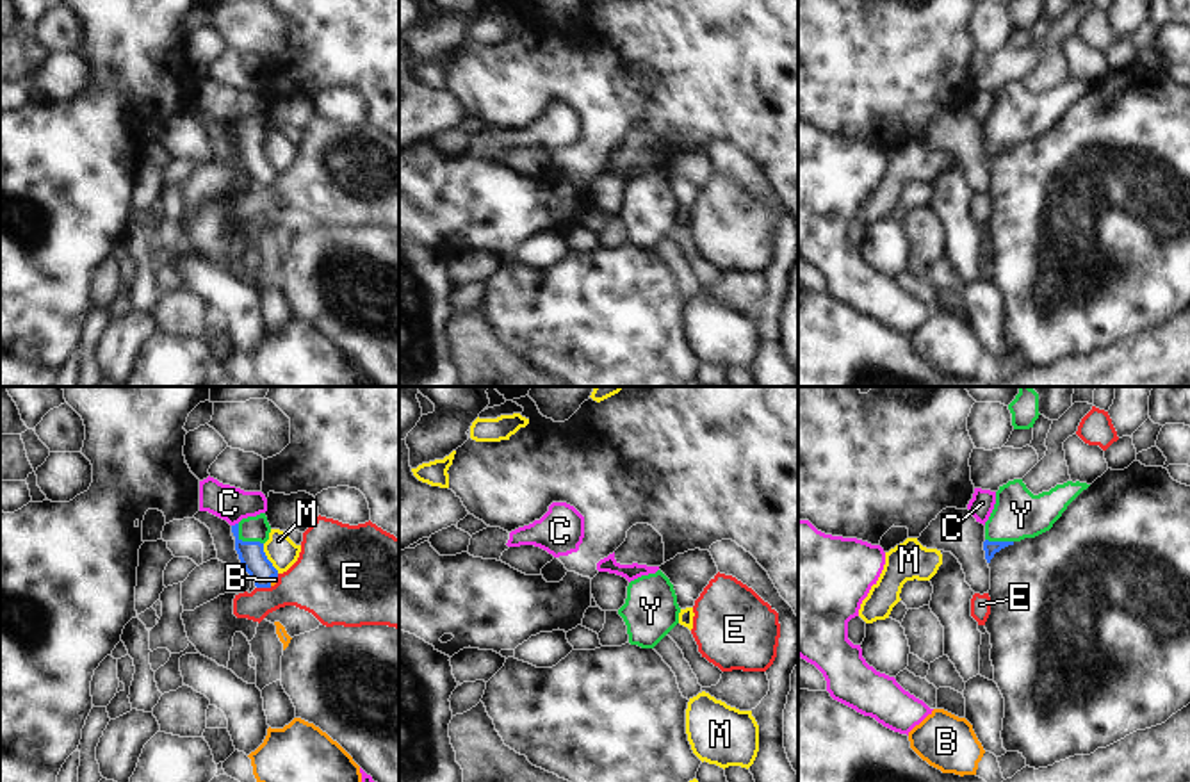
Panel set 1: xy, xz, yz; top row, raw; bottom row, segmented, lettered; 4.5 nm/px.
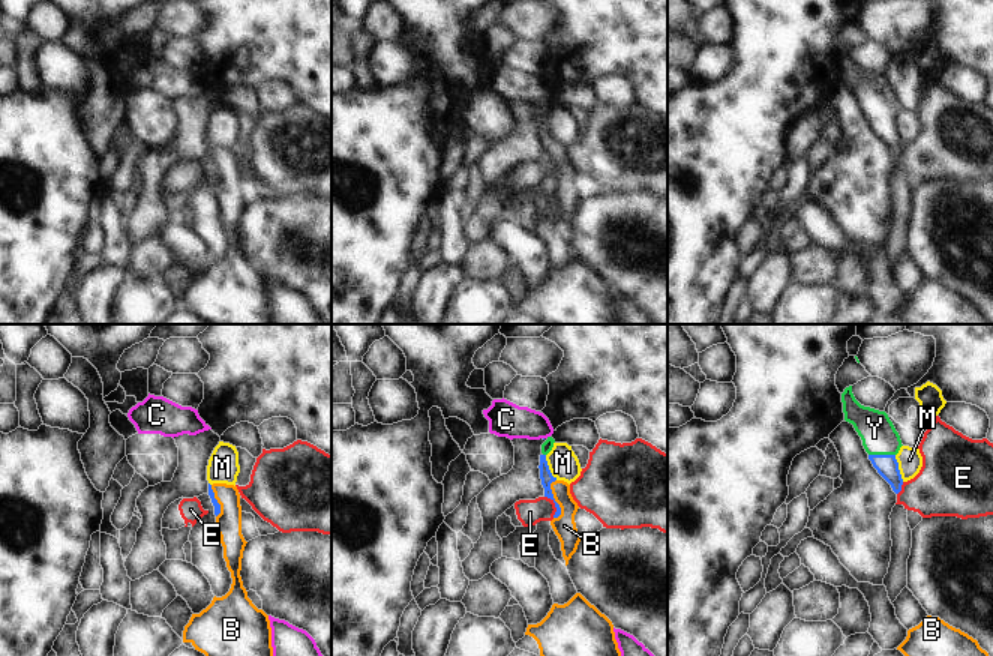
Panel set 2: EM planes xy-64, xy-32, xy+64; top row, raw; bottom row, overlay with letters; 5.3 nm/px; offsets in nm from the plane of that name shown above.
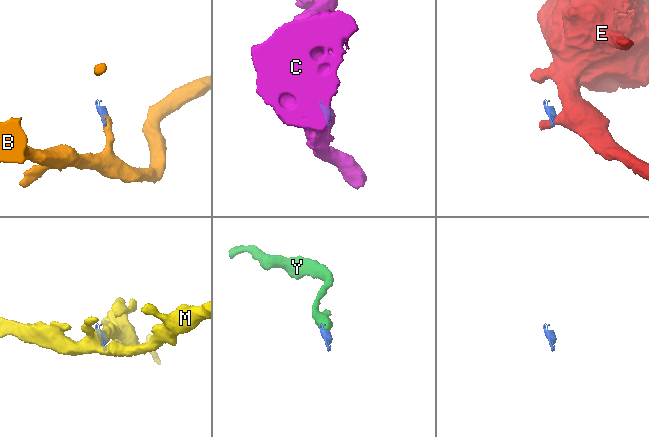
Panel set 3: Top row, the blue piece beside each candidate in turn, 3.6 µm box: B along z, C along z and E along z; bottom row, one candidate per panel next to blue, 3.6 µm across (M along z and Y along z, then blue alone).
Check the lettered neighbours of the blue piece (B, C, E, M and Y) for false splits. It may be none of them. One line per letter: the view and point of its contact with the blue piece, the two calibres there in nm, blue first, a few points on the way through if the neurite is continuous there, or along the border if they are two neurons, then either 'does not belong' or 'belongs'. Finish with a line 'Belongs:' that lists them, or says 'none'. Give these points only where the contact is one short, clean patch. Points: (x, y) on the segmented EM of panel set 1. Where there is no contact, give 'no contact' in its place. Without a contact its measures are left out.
B: xy (271, 578) | 120/30 nm | across xy (252, 554), (271, 578), (275, 579) | belongs
C: xy (236, 524) | 120/160 nm | along xy (237, 522), (232, 526) | does not belong
E: xy (264, 586) | 120/280 nm | along xy (271, 586), (257, 588) | does not belong
M: xy (266, 558) | 120/140 nm | along xy (262, 544), (266, 558), (278, 572) | does not belong
Y: xy (244, 542) | 120/110 nm | across xy (252, 554), (244, 542), (257, 528) | belongs
Belongs: B, Y

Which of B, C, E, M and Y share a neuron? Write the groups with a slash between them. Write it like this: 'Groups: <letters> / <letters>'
Groups: B Y / C / E / M.

